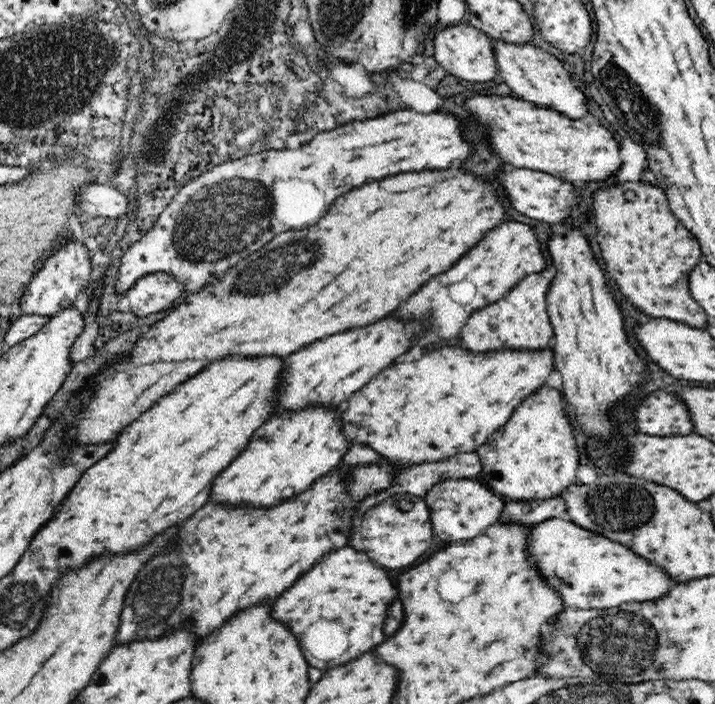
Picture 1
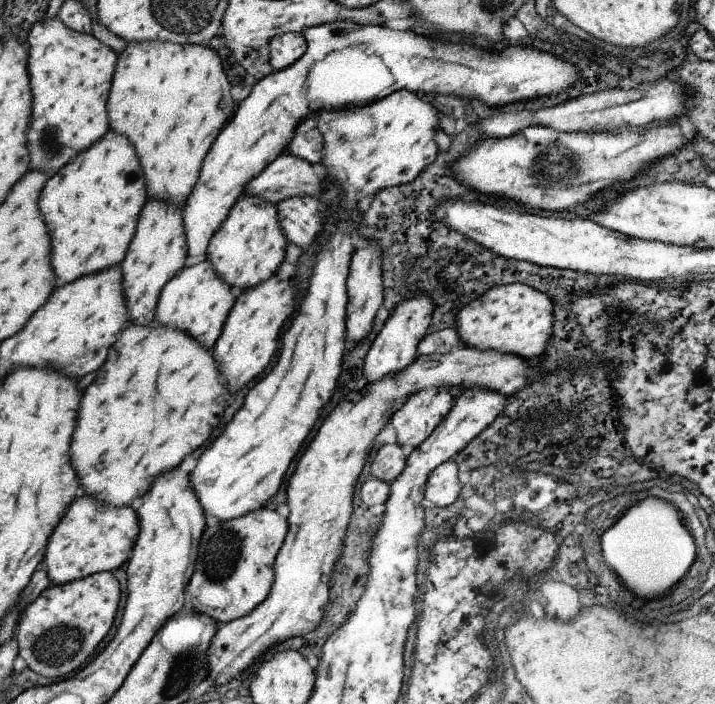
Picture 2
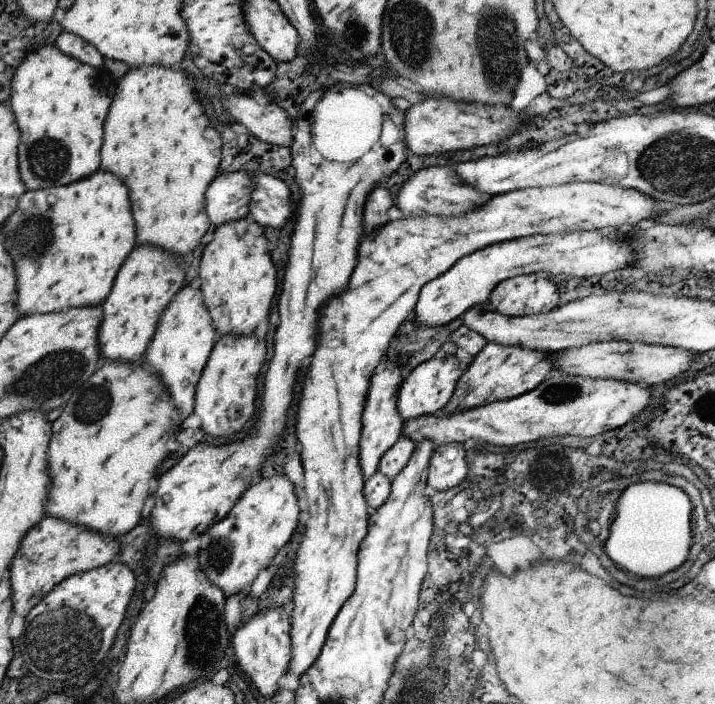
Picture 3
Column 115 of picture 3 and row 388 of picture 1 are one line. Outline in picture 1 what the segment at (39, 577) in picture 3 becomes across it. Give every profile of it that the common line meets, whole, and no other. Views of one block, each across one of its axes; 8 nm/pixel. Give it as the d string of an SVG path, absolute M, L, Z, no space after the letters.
M540 388L530 400L522 402L512 418L502 426L502 430L496 430L486 444L482 444L476 454L480 456L482 462L482 472L478 480L490 488L494 494L498 494L502 500L510 502L532 502L532 500L548 500L562 496L570 486L576 486L576 470L578 470L578 450L572 434L572 426L566 420L566 412L562 410L560 402L562 392L554 388Z

